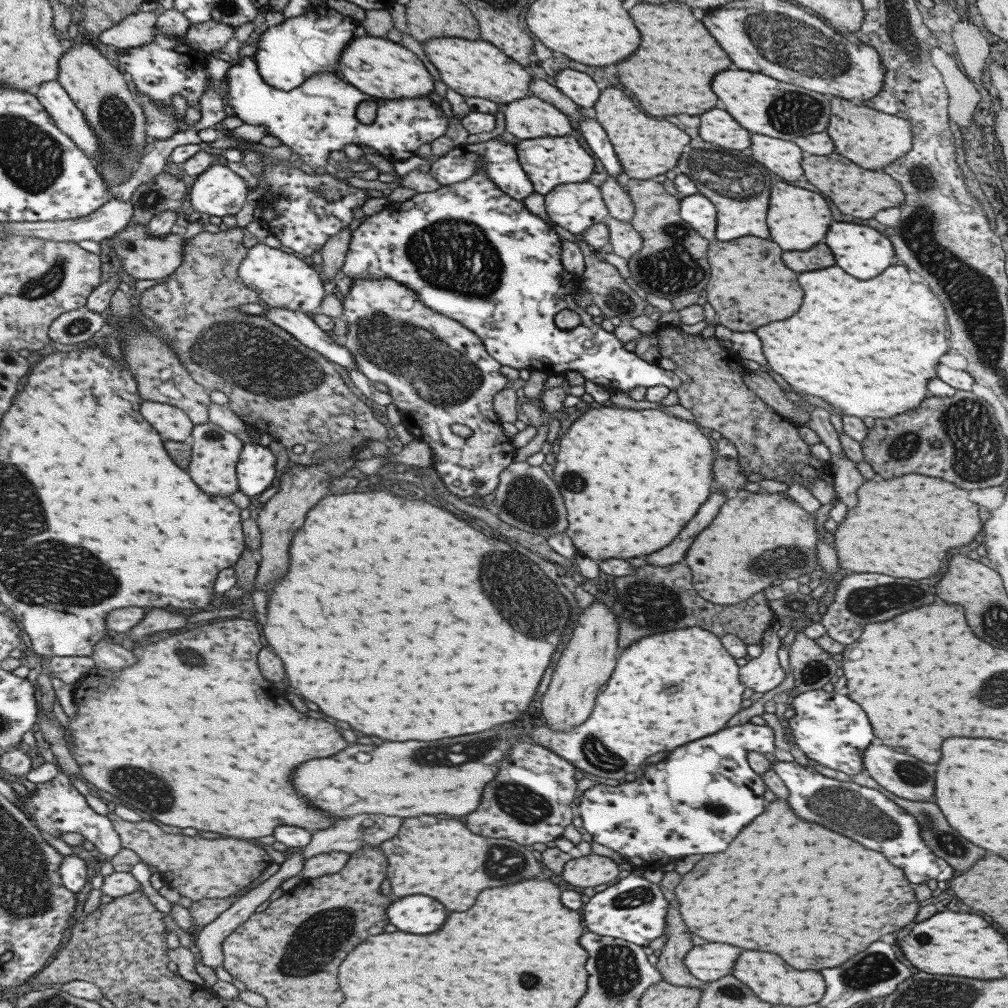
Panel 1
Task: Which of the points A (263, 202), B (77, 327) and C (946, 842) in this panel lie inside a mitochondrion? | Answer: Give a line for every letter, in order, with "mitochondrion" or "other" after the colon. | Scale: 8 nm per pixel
A: other
B: mitochondrion
C: mitochondrion

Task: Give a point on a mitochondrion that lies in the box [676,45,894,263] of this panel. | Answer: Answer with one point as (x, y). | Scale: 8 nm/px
(792, 112)

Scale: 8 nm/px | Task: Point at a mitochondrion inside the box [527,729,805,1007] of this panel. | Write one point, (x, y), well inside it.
(618, 972)

